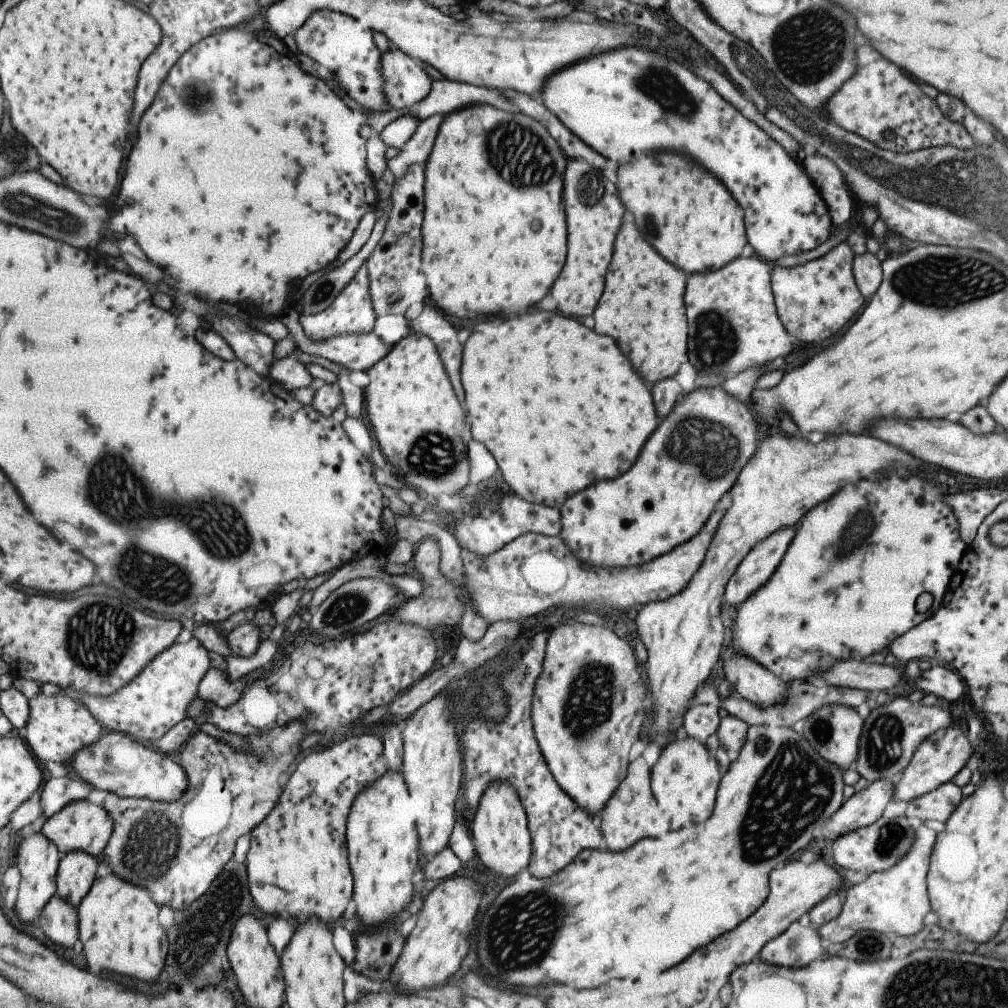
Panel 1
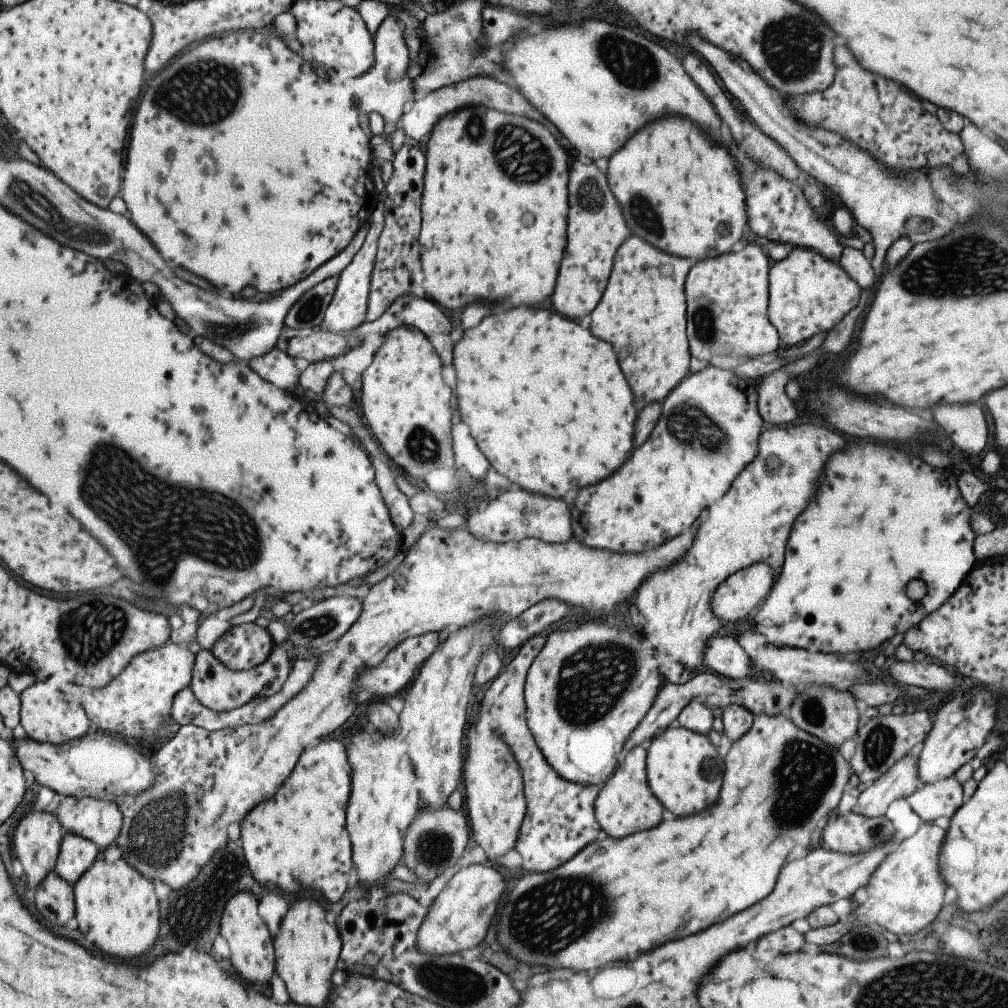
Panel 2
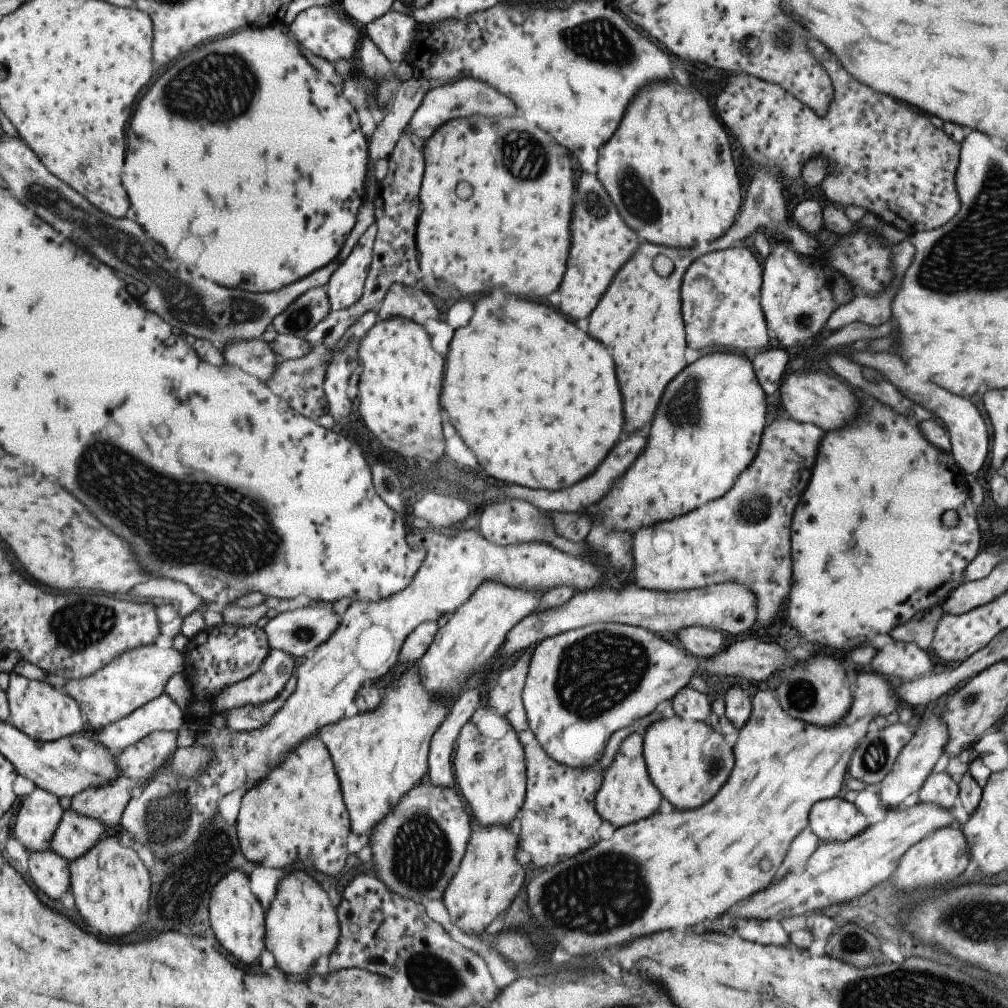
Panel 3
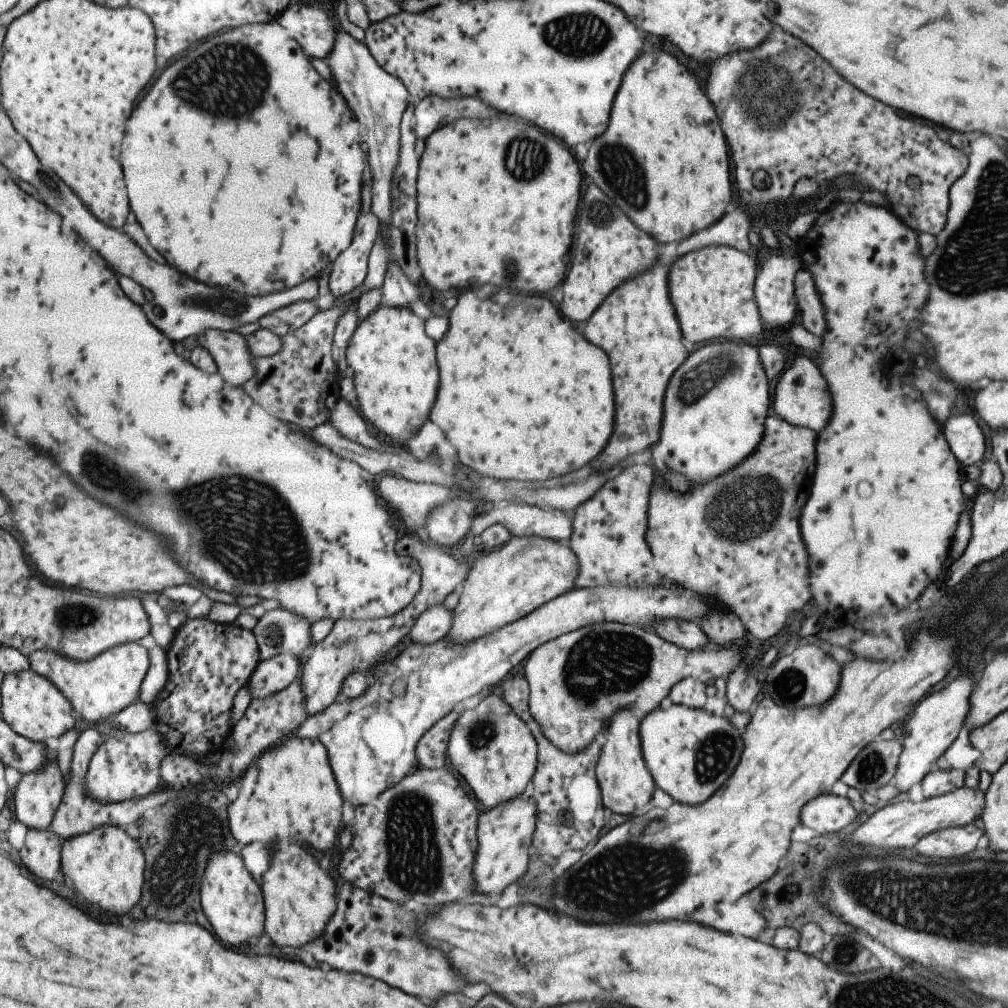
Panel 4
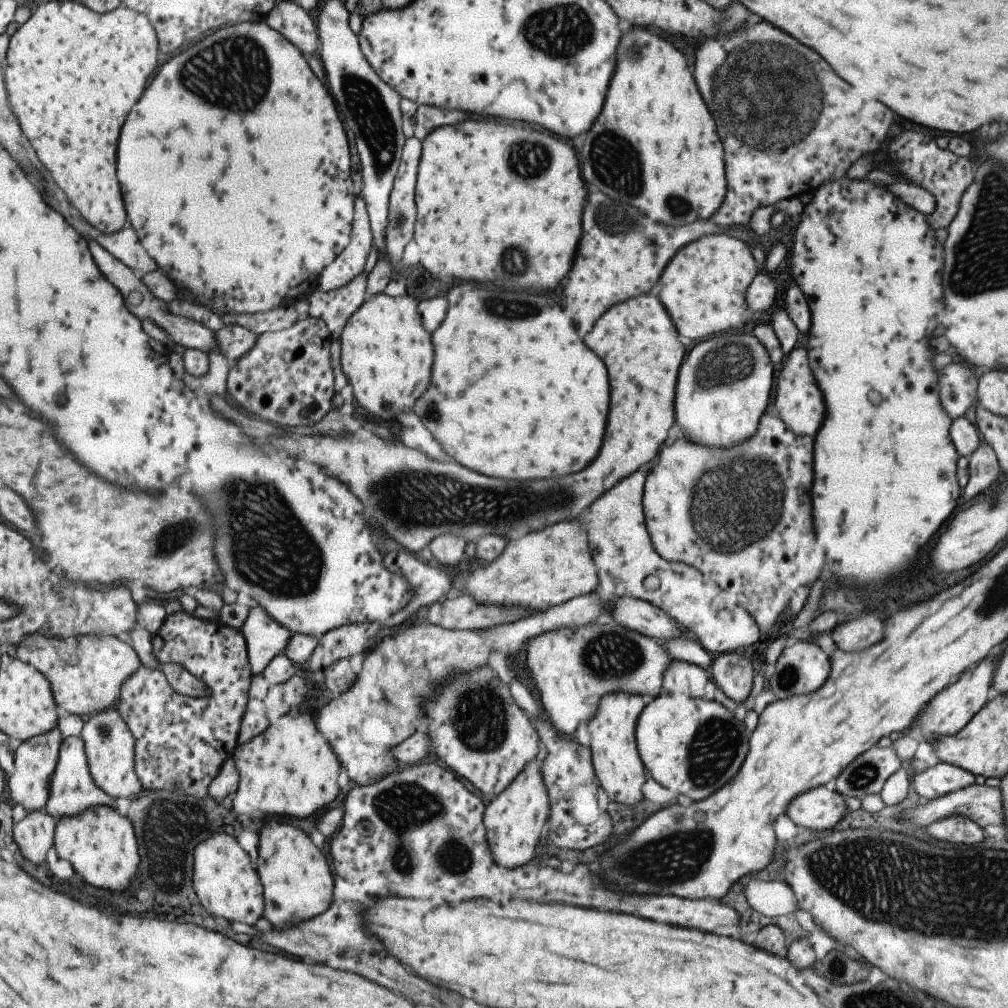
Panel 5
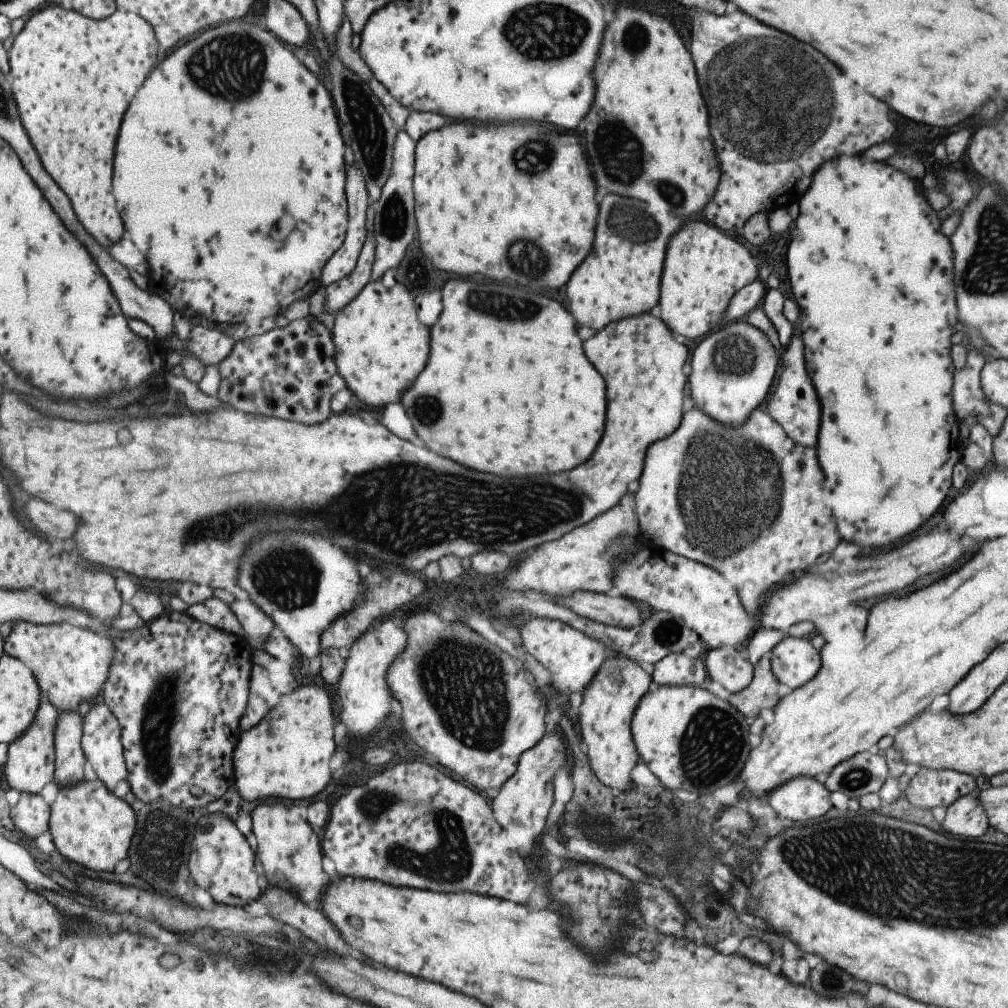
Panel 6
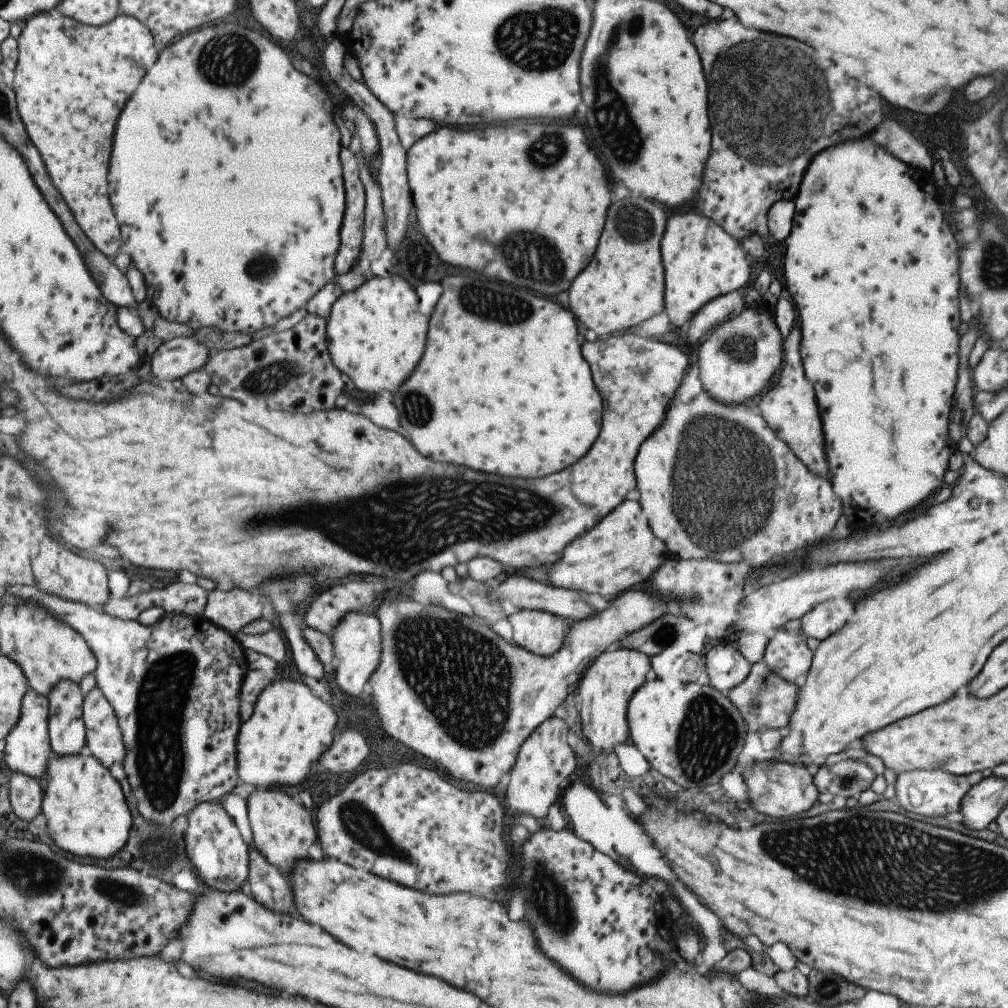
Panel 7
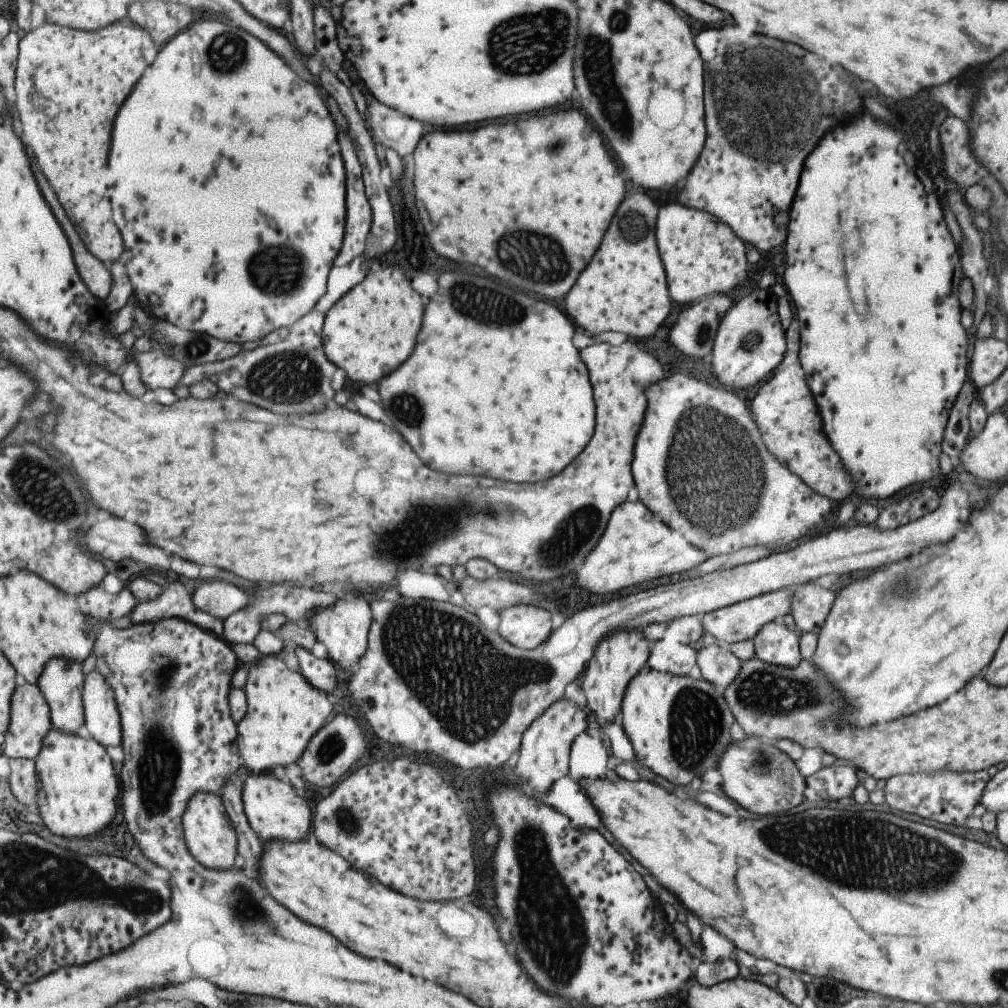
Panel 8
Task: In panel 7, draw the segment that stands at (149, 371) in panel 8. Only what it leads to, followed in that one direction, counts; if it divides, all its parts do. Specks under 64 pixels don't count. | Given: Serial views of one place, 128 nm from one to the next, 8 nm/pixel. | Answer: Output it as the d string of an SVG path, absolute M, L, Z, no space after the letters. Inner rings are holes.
M179 336L163 341L148 356L150 372L160 383L170 384L175 378L182 379L191 371L201 369L209 352L192 337Z

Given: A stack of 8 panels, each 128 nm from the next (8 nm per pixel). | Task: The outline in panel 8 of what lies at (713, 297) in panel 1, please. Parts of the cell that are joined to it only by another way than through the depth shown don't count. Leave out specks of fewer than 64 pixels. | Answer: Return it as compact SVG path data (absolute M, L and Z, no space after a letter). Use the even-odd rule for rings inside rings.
M678 201L663 204L656 212L654 235L673 302L687 306L701 296L727 294L743 282L747 245L712 214L683 206Z

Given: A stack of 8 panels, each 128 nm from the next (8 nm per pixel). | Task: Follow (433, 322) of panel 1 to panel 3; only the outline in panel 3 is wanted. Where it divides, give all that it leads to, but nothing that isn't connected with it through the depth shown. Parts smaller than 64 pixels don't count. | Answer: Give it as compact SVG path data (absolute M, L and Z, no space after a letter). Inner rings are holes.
M391 284L381 306L377 310L377 320L387 320L391 316L401 316L423 326L427 319L437 319L437 309L428 293L421 287L409 288L402 284Z

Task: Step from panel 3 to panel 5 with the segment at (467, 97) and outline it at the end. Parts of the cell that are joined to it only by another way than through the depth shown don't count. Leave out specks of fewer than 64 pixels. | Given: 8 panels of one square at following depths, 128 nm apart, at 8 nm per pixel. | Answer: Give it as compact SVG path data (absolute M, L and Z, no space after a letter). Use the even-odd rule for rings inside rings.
M421 105L413 115L412 136L422 141L431 131L443 125L455 126L463 120L463 112L437 108L431 105Z

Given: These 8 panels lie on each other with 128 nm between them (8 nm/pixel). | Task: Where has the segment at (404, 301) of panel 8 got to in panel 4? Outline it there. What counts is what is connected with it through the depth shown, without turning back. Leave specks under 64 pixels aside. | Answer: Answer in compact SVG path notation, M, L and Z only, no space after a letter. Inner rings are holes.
M379 304L370 315L358 319L345 349L356 394L354 406L363 420L397 442L411 441L415 428L427 420L437 392L435 342L425 335L423 322L409 307Z

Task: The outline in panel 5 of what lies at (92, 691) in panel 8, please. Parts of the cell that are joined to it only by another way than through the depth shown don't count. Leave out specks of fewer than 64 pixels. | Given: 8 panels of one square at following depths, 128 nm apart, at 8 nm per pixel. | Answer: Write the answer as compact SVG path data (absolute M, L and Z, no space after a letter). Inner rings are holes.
M113 706L84 719L79 738L83 741L87 768L94 783L112 799L131 798L143 792L134 773L134 739Z

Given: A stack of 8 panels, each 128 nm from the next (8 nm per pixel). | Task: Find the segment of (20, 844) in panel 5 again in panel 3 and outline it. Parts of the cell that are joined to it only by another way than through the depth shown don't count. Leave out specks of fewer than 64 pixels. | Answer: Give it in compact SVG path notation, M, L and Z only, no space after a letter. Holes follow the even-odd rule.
M50 849L28 854L24 869L35 888L50 900L59 900L69 890L68 864Z

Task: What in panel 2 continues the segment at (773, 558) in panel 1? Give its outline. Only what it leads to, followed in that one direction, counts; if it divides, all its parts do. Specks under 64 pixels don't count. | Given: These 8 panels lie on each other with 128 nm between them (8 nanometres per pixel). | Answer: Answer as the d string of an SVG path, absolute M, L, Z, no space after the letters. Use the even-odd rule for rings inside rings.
M753 563L742 571L730 574L715 587L708 600L716 624L735 623L745 618L767 598L773 581L773 572L763 563Z

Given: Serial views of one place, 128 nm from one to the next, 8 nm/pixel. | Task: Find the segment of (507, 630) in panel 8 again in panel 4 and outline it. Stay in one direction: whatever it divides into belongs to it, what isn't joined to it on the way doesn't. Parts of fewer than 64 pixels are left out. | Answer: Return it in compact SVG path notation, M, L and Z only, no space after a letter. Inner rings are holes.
M607 621L556 636L534 648L526 657L522 674L528 684L529 712L542 735L566 753L581 750L593 739L599 738L615 710L641 708L648 713L659 707L659 701L677 681L689 679L710 684L715 677L727 678L728 672L739 663L746 664L740 653L729 648L687 650L663 640L651 631Z

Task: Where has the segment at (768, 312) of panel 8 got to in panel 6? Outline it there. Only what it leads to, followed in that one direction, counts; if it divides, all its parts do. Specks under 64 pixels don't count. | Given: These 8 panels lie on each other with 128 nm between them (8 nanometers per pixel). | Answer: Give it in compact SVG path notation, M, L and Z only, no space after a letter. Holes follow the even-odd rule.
M746 321L725 322L707 332L691 352L691 373L687 377L694 407L726 425L741 424L767 396L780 355L756 326Z

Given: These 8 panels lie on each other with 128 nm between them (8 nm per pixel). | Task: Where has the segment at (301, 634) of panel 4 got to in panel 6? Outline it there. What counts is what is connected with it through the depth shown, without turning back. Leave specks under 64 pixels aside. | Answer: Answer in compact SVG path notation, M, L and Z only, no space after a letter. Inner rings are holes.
M250 599L237 600L227 604L228 609L243 627L243 638L250 649L259 651L266 637L271 636L272 620Z

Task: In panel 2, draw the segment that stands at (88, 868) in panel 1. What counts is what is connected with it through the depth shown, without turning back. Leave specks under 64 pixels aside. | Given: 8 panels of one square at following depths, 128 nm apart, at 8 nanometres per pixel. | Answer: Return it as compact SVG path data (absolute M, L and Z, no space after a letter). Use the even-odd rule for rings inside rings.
M62 832L53 869L63 880L67 881L67 884L72 886L75 881L78 882L79 876L89 868L101 850L94 842L82 836Z

